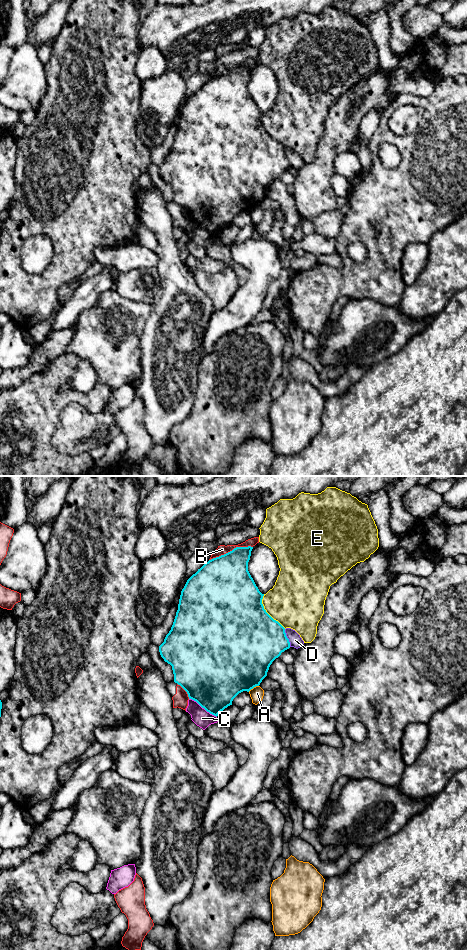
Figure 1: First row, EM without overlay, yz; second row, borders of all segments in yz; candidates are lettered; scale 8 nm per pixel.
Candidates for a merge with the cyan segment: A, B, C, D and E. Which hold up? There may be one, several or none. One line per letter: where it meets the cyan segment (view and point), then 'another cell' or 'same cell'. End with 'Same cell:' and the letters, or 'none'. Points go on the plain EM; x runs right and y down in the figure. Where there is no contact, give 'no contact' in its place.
A: contact yz (253, 207); another cell
B: contact yz (230, 71); another cell
C: contact yz (203, 227); another cell
D: contact yz (287, 158); another cell
E: contact yz (266, 132); another cell
Same cell: none

